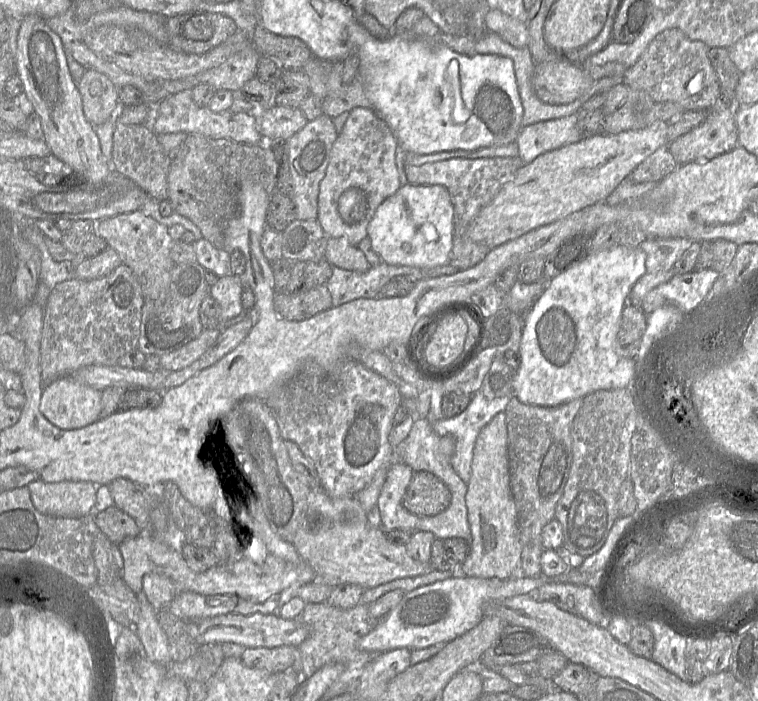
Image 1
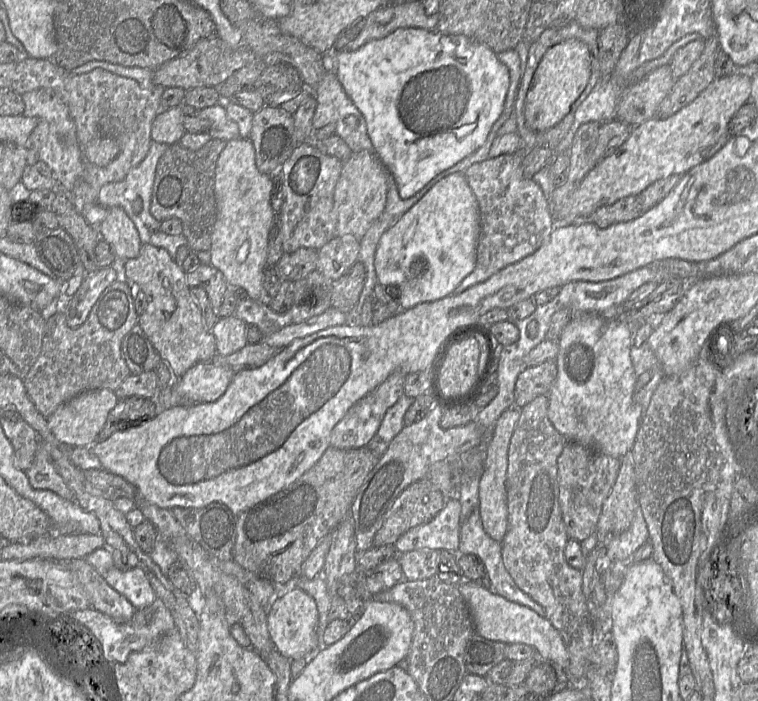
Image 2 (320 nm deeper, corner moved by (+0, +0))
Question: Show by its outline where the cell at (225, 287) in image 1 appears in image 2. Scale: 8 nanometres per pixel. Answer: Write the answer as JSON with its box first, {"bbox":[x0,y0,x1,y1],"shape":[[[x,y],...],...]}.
{"bbox":[211,315,248,356],"shape":[[[235,315],[219,317],[211,329],[217,353],[227,356],[243,348],[248,343],[246,327],[247,324]]]}

